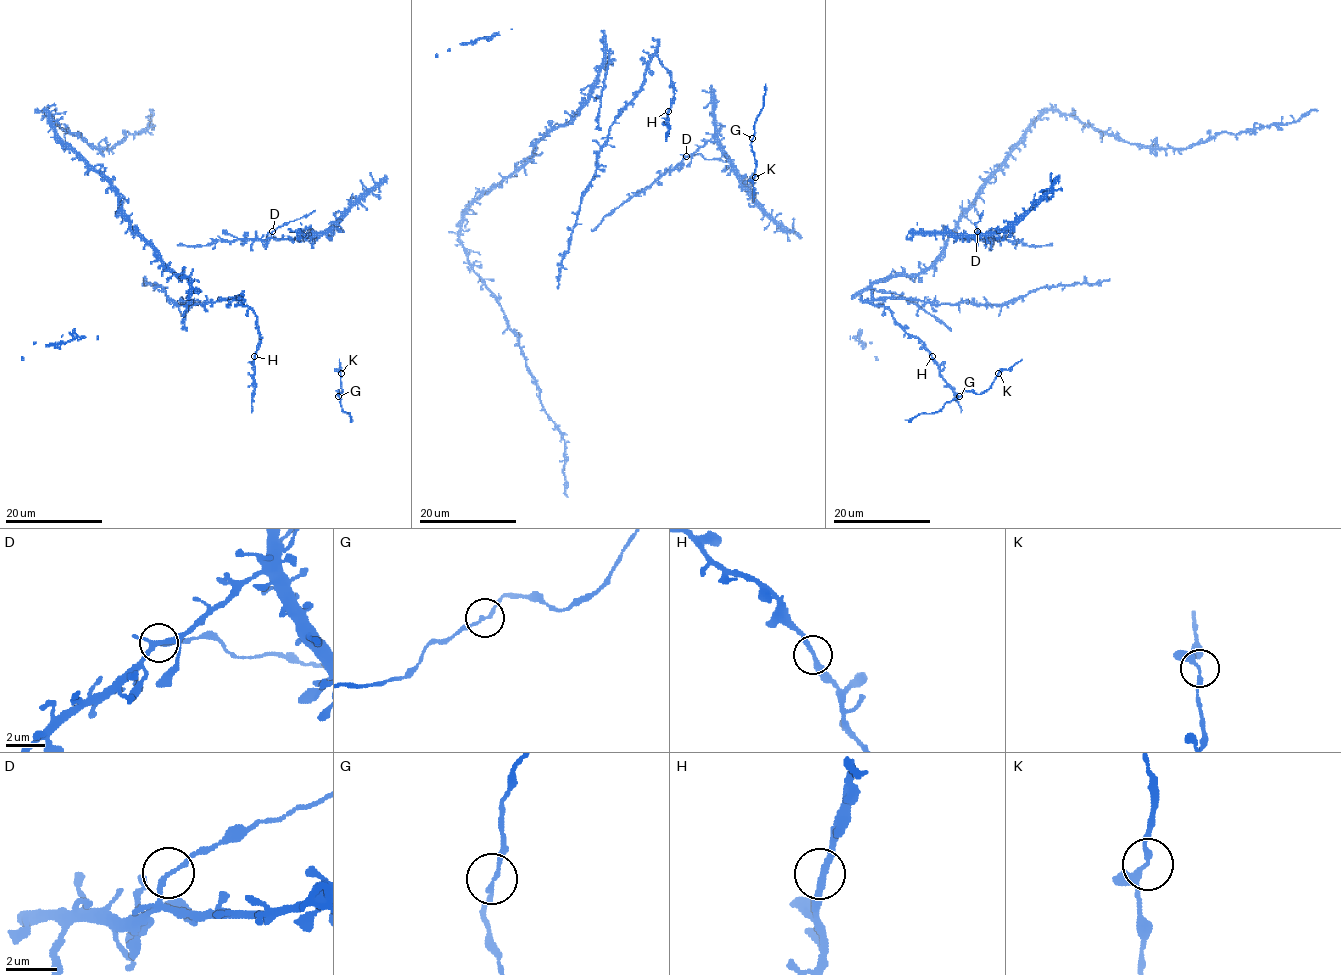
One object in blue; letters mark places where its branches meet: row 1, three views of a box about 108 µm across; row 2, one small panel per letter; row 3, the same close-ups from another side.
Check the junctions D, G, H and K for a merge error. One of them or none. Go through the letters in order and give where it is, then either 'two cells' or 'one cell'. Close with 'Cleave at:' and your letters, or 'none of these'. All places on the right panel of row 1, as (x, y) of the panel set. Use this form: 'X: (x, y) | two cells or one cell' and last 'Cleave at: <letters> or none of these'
D: (977, 231) | two cells
G: (959, 396) | one cell
H: (932, 356) | one cell
K: (998, 373) | one cell
Cleave at: D

